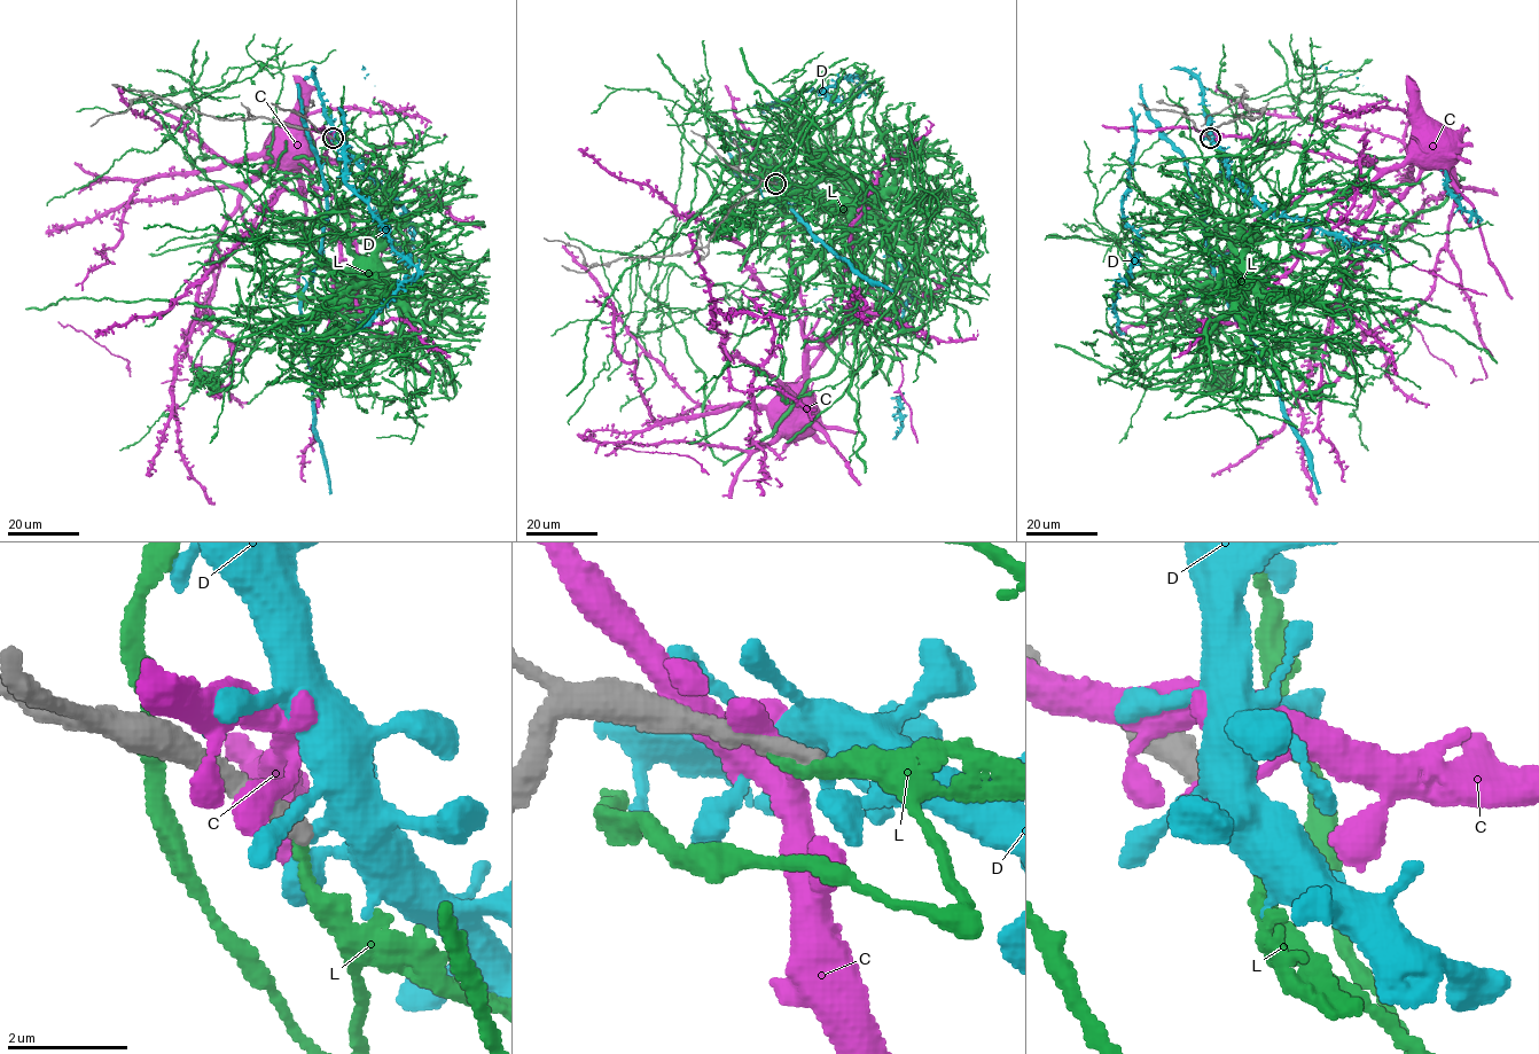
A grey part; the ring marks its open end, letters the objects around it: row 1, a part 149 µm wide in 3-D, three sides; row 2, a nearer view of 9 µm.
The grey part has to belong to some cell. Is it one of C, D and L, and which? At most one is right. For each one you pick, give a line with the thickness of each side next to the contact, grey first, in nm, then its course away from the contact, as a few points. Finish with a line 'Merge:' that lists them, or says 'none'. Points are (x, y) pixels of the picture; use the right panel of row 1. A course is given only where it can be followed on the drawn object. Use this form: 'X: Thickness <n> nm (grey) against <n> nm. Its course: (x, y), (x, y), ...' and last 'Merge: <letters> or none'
Merge: none

